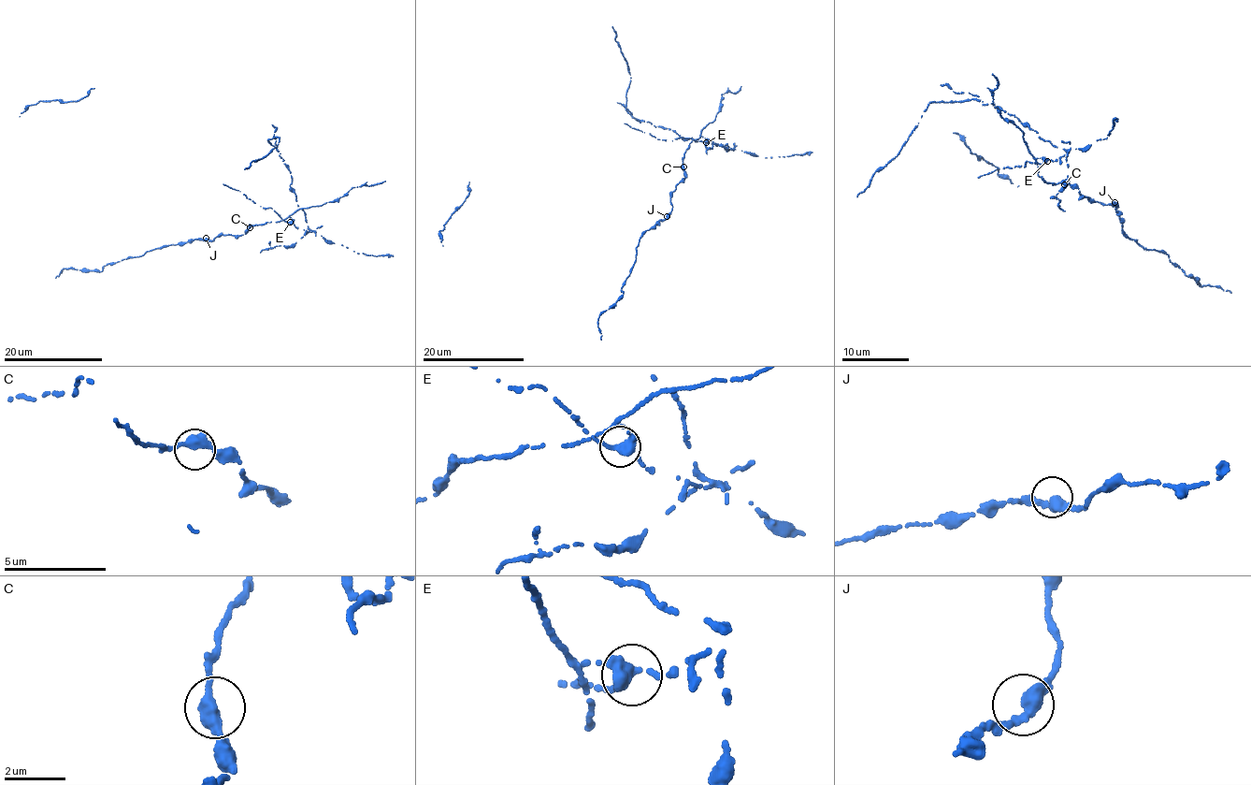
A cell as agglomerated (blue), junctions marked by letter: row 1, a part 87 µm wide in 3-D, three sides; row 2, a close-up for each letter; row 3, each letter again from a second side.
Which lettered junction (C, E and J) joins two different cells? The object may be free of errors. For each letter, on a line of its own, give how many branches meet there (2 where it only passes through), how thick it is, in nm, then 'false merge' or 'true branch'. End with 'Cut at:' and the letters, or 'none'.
C: branches 2; calibre 380 nm; true branch
E: branches 2; calibre 400 nm; false merge
J: branches 2; calibre 360 nm; true branch
Cut at: E

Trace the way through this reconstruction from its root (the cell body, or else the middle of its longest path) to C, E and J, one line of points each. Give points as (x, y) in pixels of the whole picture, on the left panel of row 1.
C: (279, 215), (284, 221), (293, 221), (288, 216), (280, 222), (250, 227)
E: (279, 215), (290, 223)
J: (279, 215), (293, 221), (288, 216), (251, 225), (243, 235), (222, 235), (211, 241), (206, 238)

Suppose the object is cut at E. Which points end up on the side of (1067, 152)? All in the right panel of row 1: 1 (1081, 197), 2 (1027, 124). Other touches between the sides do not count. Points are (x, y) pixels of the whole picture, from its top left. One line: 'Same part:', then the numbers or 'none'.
Same part: 2

